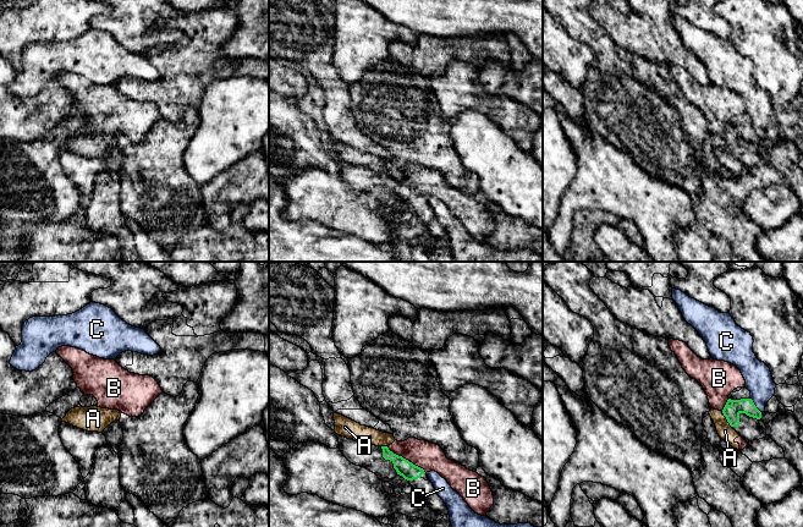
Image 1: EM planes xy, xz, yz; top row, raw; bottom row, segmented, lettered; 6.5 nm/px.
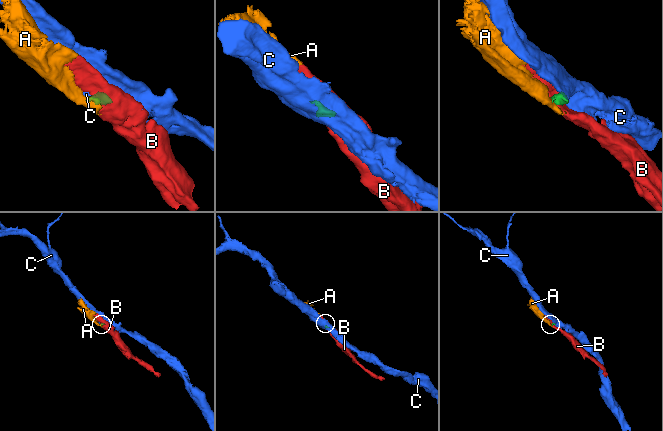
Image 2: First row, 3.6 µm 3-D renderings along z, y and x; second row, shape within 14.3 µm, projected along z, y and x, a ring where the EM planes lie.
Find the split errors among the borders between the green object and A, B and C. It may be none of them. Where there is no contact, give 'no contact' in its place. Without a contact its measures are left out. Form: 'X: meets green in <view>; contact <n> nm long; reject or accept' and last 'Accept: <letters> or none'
A: meets green in yz; contact 130 nm long; reject
B: meets green in xz; contact 320 nm long; reject
C: meets green in yz; contact 130 nm long; reject
Accept: none

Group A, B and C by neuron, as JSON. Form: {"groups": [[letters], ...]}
{"groups": [["A", "B"], ["C"]]}

